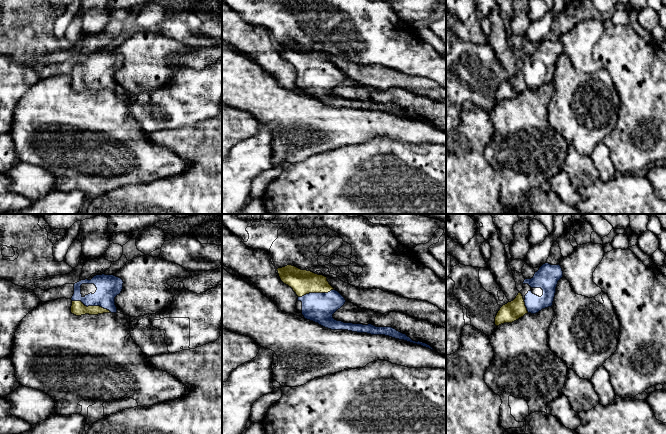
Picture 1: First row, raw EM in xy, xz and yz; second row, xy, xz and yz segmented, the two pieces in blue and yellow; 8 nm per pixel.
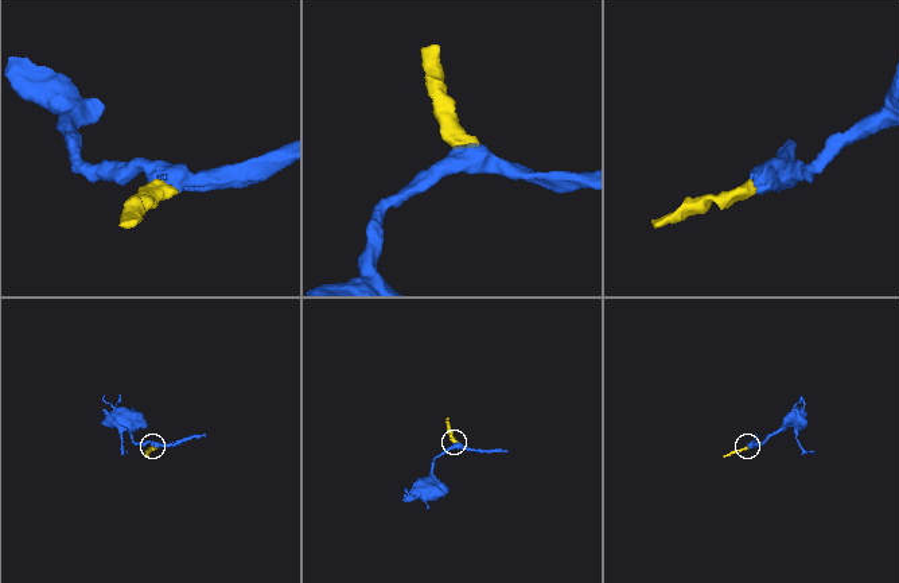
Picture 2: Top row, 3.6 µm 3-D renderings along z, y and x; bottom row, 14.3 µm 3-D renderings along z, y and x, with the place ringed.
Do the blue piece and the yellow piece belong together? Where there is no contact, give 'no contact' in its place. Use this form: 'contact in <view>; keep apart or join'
contact in xy; join

